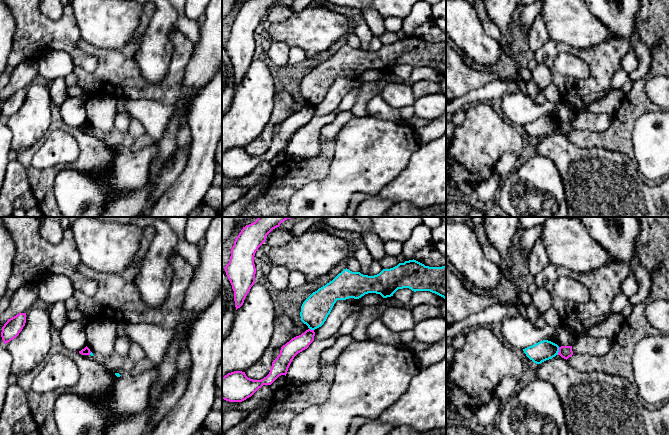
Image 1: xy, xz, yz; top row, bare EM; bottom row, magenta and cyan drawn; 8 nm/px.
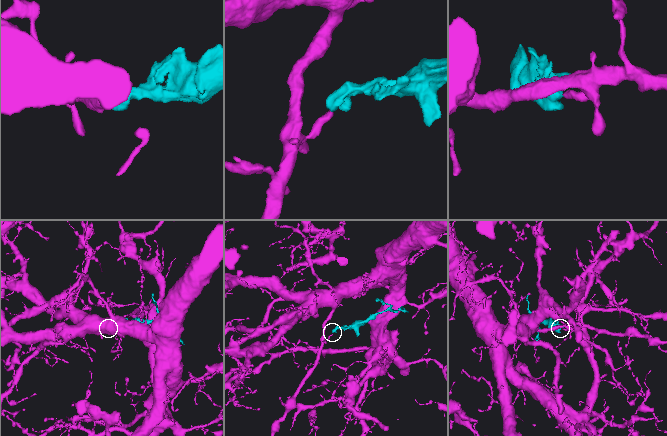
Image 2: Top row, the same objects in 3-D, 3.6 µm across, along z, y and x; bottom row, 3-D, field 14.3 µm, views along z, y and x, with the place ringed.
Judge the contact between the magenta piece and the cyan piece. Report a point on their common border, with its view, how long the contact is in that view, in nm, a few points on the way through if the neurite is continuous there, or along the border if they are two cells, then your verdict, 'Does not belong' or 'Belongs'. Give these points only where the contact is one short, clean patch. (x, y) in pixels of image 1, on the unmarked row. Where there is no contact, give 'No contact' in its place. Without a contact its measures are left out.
Touches magenta at yz (559, 127). Shared border 70 nm. Boundary: yz (559, 123), (557, 130). Does not belong

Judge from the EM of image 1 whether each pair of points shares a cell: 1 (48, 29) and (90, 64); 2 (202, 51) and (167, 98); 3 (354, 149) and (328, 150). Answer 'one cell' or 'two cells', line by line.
1: one cell
2: two cells
3: two cells

